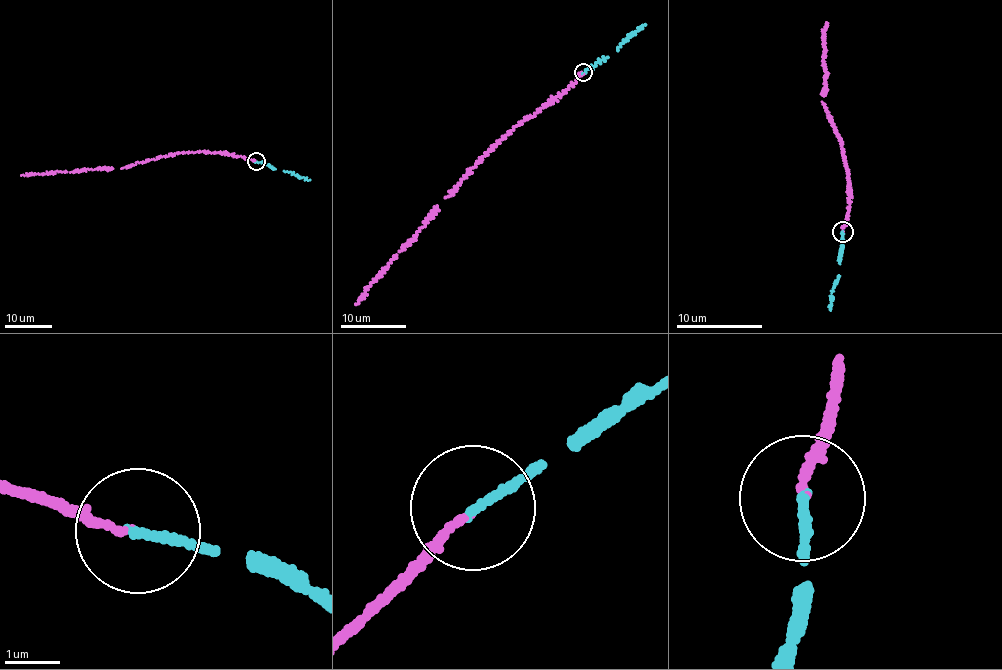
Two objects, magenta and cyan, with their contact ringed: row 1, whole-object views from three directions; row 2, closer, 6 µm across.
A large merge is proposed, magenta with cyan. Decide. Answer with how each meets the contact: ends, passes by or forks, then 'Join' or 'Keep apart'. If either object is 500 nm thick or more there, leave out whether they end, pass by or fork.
At the ring magenta ends. At the ring cyan ends. Join

